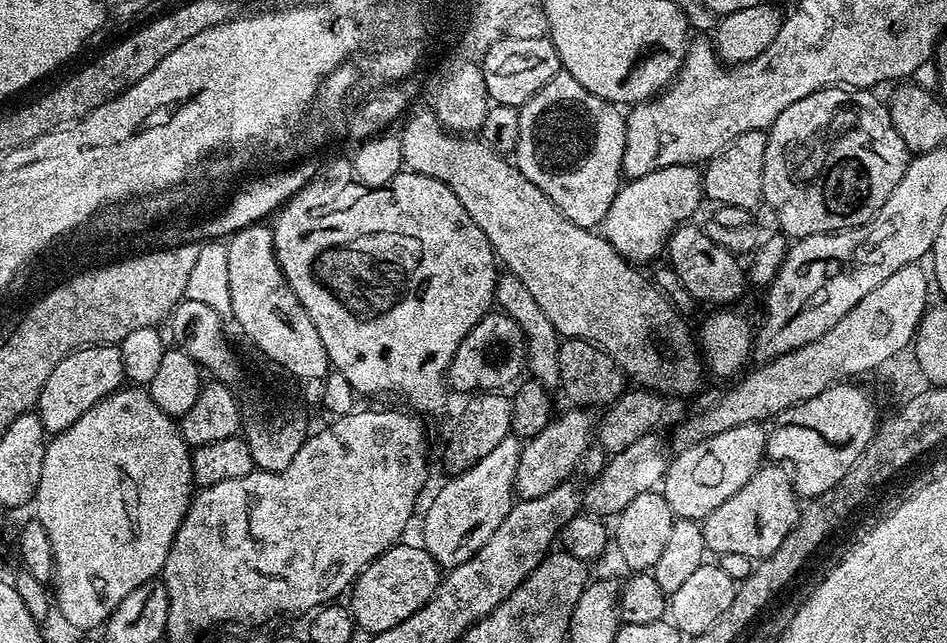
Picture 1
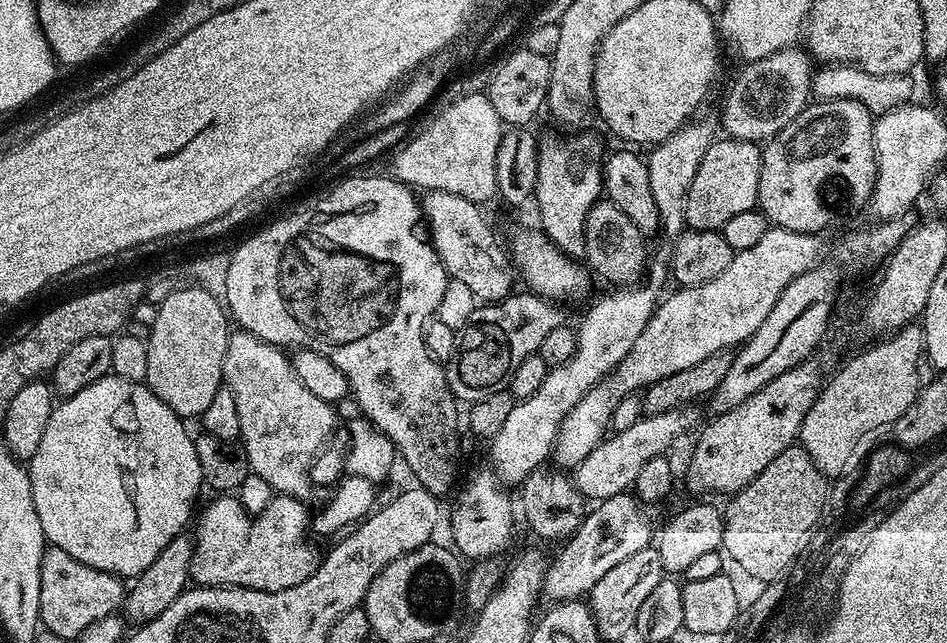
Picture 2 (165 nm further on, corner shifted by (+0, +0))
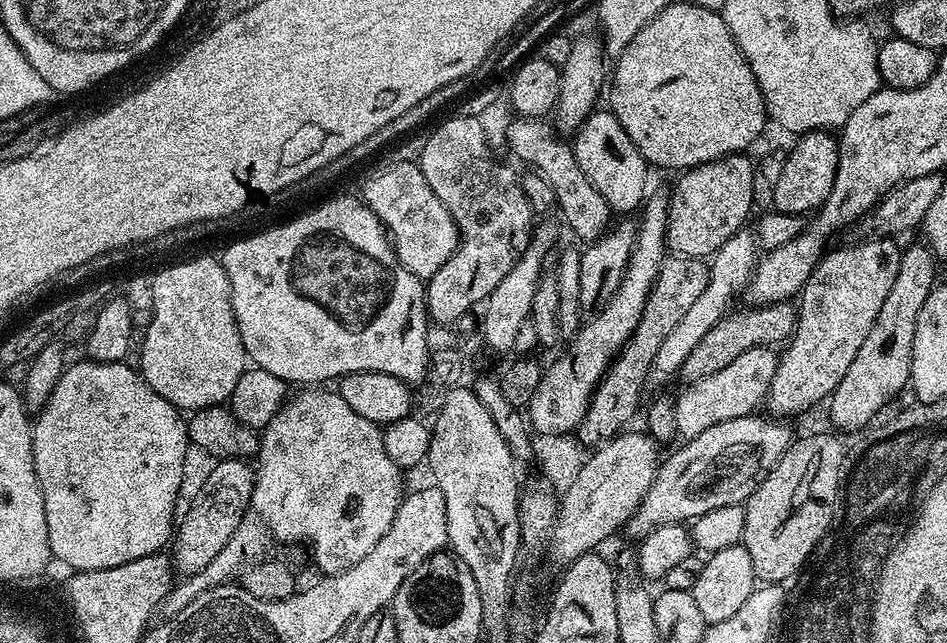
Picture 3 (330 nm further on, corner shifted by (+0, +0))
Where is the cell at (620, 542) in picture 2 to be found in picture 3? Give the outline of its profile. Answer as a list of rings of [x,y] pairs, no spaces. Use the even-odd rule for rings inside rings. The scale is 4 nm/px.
[[[760,415],[718,422],[718,426],[710,426],[710,430],[698,434],[693,440],[684,440],[681,448],[665,460],[663,457],[650,490],[646,490],[638,510],[628,520],[626,532],[635,538],[643,538],[663,524],[684,524],[706,514],[706,510],[744,504],[780,461],[782,454],[786,454],[794,439],[794,433],[784,425],[787,423]]]

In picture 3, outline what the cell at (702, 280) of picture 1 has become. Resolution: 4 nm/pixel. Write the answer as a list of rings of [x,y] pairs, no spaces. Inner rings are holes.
[[[593,110],[584,119],[584,125],[575,133],[574,151],[578,166],[593,184],[594,190],[602,194],[613,213],[632,214],[632,211],[635,213],[643,205],[649,191],[650,165],[638,150],[638,146],[630,142],[630,134],[622,130],[615,114],[610,110],[600,111]]]

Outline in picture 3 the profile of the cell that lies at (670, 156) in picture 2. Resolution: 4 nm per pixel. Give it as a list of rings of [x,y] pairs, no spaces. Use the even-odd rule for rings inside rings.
[[[664,194],[662,196],[649,195],[642,205],[642,211],[639,213],[634,246],[630,250],[628,265],[614,298],[610,298],[610,302],[606,302],[606,306],[589,319],[592,321],[589,324],[587,321],[580,331],[571,340],[567,341],[565,348],[568,349],[565,350],[564,356],[558,357],[549,368],[547,365],[543,369],[538,388],[534,390],[534,396],[530,398],[526,409],[526,419],[533,433],[566,436],[575,433],[579,429],[580,424],[584,421],[588,403],[592,401],[592,392],[604,379],[605,372],[612,365],[612,361],[616,359],[620,349],[624,347],[624,343],[634,334],[634,330],[642,318],[642,310],[646,310],[648,295],[652,293],[652,287],[656,285],[658,270],[662,266],[667,248],[668,196]]]

